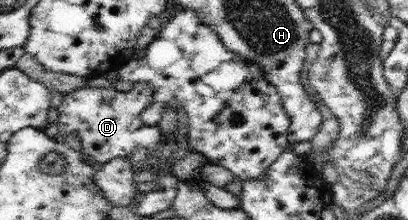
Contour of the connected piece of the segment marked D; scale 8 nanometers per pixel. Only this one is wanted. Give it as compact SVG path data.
M134 82L129 92L119 92L113 88L91 88L85 85L70 92L57 108L58 132L63 135L76 134L82 143L81 151L95 158L98 163L106 163L118 157L130 157L134 149L144 147L154 155L162 149L164 139L157 126L146 126L142 122L142 111L150 105L153 91L148 82Z

